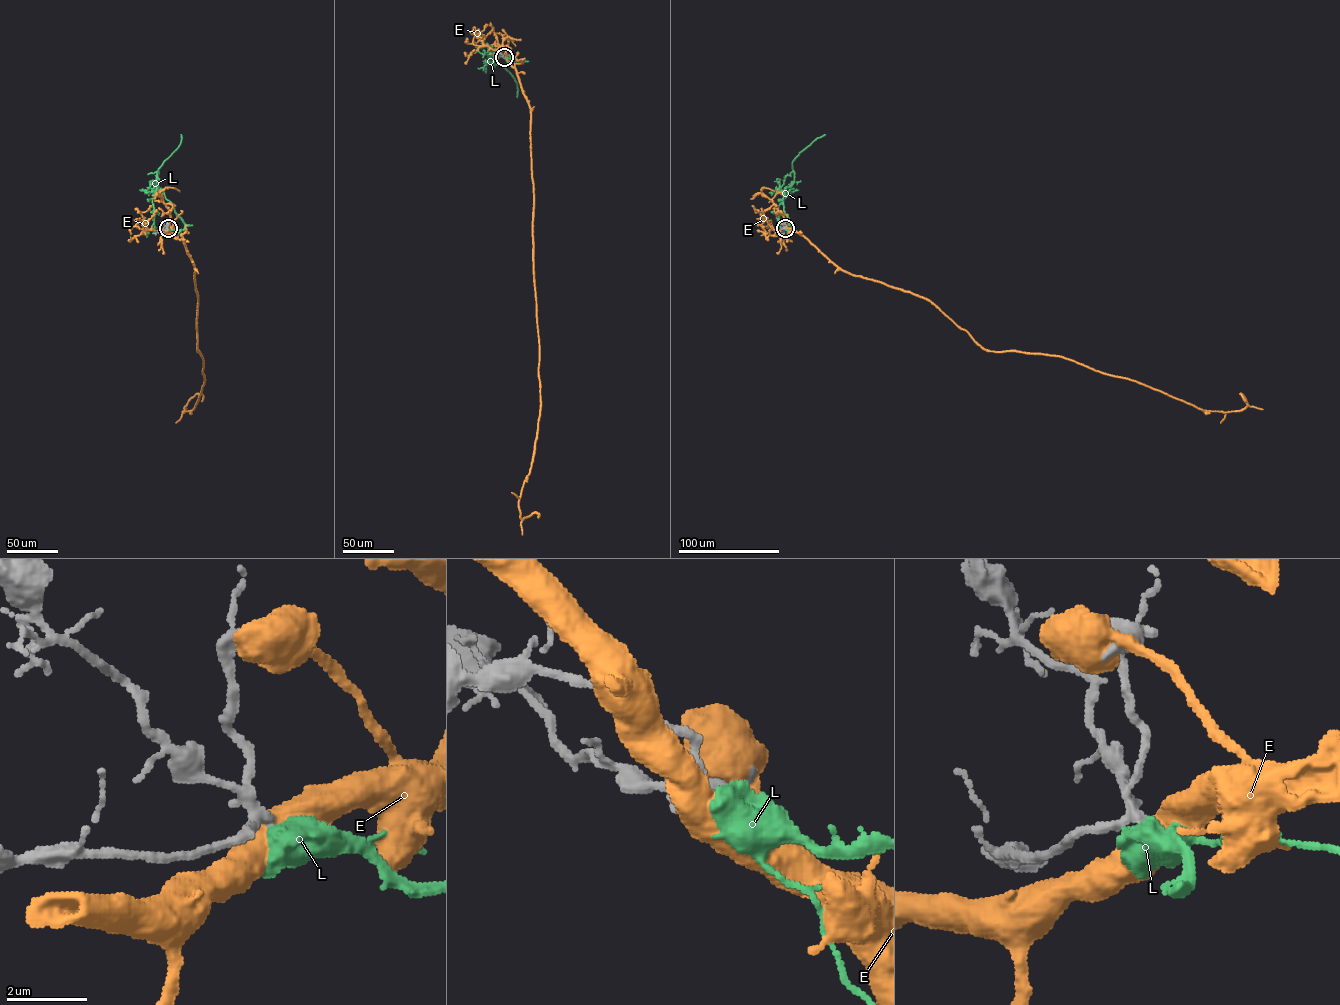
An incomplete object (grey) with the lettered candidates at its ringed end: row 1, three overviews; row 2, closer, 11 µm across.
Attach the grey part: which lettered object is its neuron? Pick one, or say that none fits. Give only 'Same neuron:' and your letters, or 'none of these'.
Same neuron: L

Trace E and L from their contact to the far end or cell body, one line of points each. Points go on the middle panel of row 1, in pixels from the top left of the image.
E: (504, 57), (515, 69), (530, 110), (540, 408), (532, 465), (519, 508), (522, 519), (537, 513), (538, 518)
L: (504, 57), (521, 62), (503, 54), (494, 59), (493, 65), (499, 64), (509, 72), (517, 84), (517, 97)

